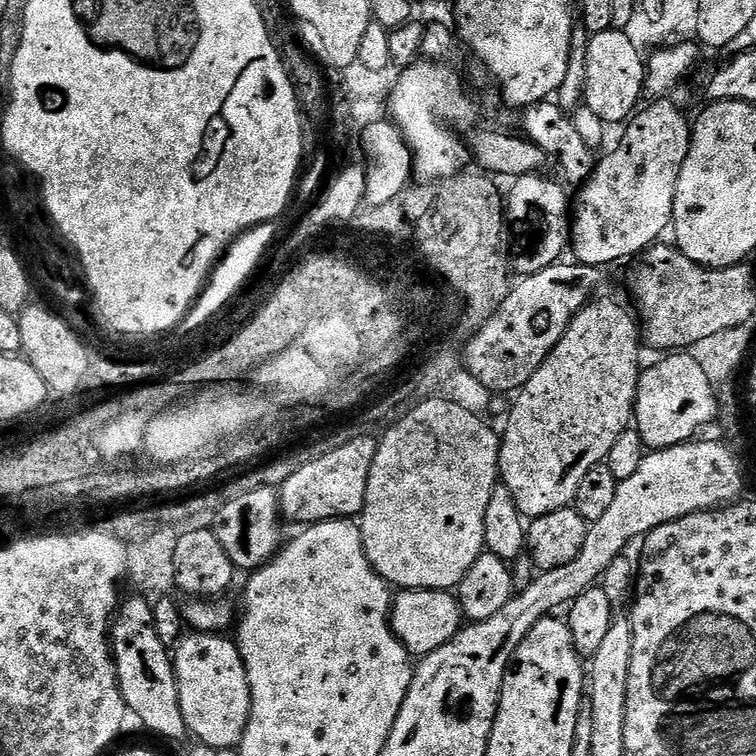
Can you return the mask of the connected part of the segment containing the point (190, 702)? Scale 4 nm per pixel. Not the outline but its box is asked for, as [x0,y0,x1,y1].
[174,632,250,749]

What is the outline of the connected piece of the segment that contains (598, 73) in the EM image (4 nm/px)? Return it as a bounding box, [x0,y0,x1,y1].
[583,30,646,125]

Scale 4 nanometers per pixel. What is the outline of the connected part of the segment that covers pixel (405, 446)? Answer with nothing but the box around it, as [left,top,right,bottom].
[358,399,501,592]

